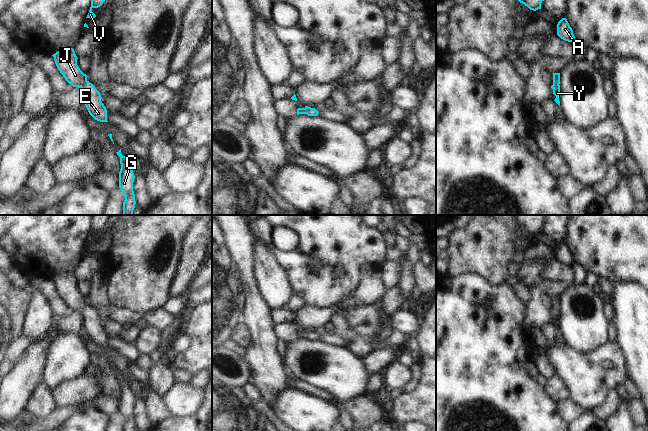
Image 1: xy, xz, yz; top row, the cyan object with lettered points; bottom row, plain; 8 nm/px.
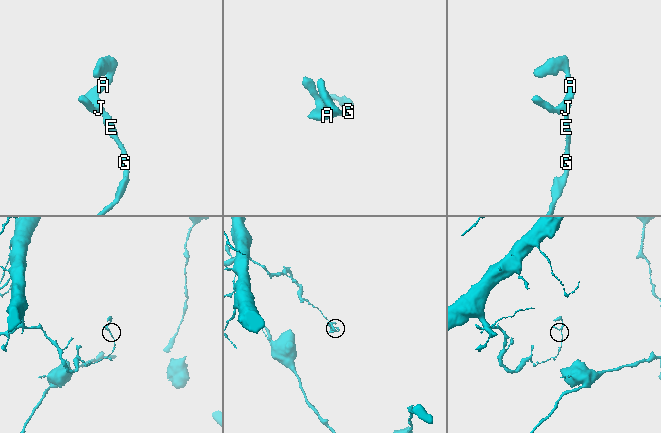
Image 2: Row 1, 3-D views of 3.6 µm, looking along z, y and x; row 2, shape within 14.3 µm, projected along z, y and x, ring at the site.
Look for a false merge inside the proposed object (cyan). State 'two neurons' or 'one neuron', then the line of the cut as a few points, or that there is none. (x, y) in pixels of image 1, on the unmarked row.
one neuron | no cut

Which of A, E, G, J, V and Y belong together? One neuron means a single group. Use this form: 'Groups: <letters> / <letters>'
Groups: A E G J V Y

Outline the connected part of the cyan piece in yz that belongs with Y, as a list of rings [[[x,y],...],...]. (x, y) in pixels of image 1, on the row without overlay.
[[[553,297],[553,318],[556,320],[555,326],[560,330],[559,319],[560,319],[560,297]]]

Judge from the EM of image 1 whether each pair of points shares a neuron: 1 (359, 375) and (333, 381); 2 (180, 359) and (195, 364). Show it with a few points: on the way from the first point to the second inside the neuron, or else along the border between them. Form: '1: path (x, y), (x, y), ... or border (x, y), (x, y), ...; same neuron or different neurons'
1: path (353, 377), (339, 377); same neuron
2: path (184, 360), (191, 360); same neuron

